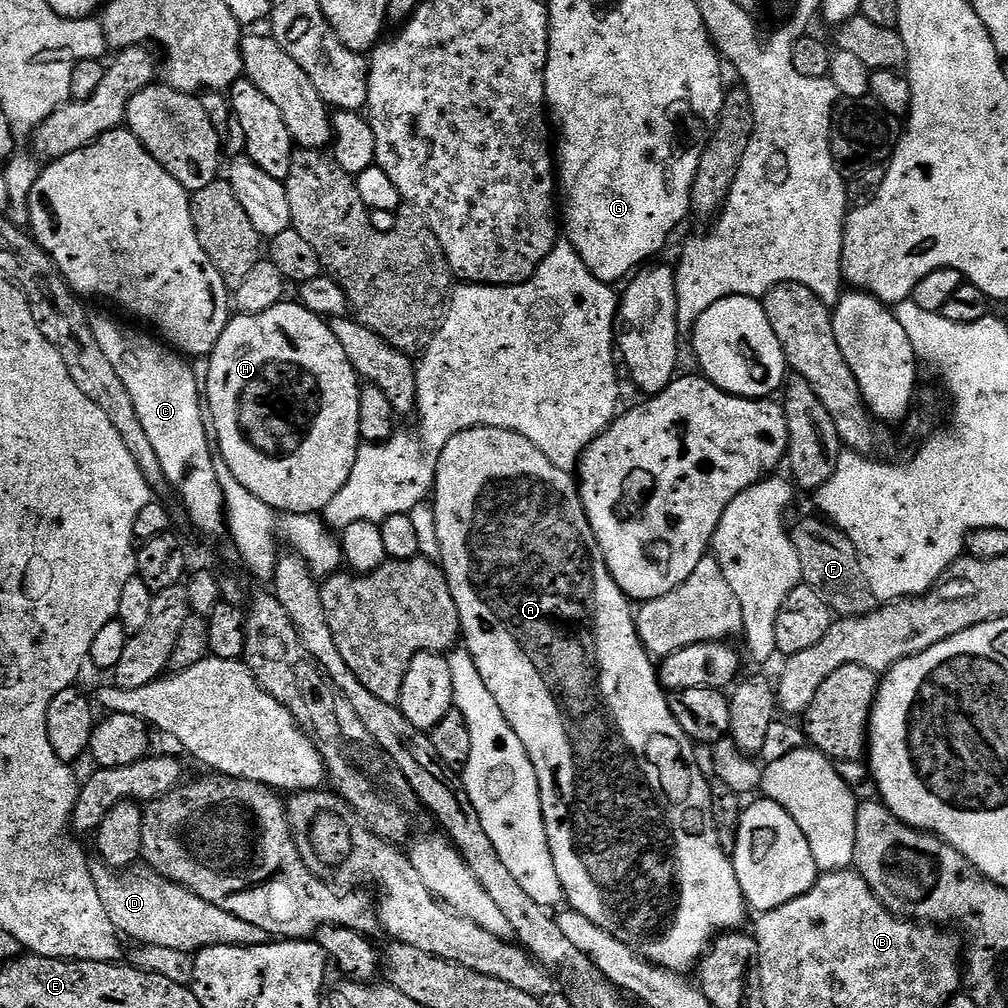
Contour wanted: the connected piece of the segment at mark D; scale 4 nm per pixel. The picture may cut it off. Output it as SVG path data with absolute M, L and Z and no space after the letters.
M99 858L93 859L91 866L102 906L106 906L106 914L110 914L110 922L114 922L121 937L129 936L149 949L166 946L166 950L189 954L210 946L258 946L269 943L269 934L262 930L262 926L254 926L243 918L234 918L234 914L226 914L226 910L218 910L218 906L206 902L206 898L198 898L198 894L175 884L150 867L133 866L117 870Z

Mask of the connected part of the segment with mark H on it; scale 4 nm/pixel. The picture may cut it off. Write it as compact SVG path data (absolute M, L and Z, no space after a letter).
M282 302L262 314L245 316L236 314L231 317L222 330L222 338L212 348L211 356L207 357L208 384L206 380L206 412L210 417L210 428L214 433L214 444L218 449L219 459L228 467L228 476L238 478L254 498L266 502L277 513L294 516L311 516L323 513L324 508L346 486L346 478L350 478L350 470L354 470L354 458L358 454L362 443L358 430L358 398L362 381L357 376L354 366L350 366L350 358L346 358L346 350L342 350L342 342L334 338L331 323L323 316L316 316L306 310L299 302Z

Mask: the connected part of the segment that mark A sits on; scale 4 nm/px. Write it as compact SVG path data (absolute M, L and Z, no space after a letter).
M471 428L454 434L454 438L450 438L450 442L446 442L436 467L435 500L436 505L433 506L432 512L436 515L436 540L440 543L438 560L443 567L444 576L448 580L450 594L454 598L454 606L458 606L462 644L474 658L474 666L478 666L478 674L482 674L482 682L486 682L486 690L490 690L490 694L494 694L494 702L498 702L498 710L502 710L506 722L510 722L510 730L514 730L514 734L518 734L522 746L526 746L526 754L530 754L530 762L534 762L534 770L538 774L538 790L542 802L546 838L550 842L550 852L554 854L554 868L558 870L558 878L562 882L567 907L585 915L596 926L606 930L606 934L613 935L614 938L625 943L630 950L636 952L642 959L646 959L652 964L660 965L681 974L687 973L687 968L695 969L698 961L708 951L717 934L723 934L741 927L740 923L744 920L744 912L746 913L746 901L742 894L742 886L738 886L738 874L732 865L732 857L722 850L718 830L714 826L710 780L704 777L704 772L700 769L699 762L696 761L695 750L697 751L697 749L694 747L694 742L684 733L682 726L678 726L678 722L672 713L672 707L668 705L669 693L660 684L657 665L654 660L652 664L651 658L648 657L649 649L640 641L640 635L636 633L633 605L630 603L628 595L623 592L618 586L618 582L610 574L610 570L604 561L600 542L588 521L588 515L584 509L584 503L580 497L580 490L573 473L558 470L558 466L554 466L554 462L550 462L550 458L546 458L546 454L542 454L542 450L538 450L538 446L534 446L534 442L530 442L530 438L522 438L522 434L514 434L510 430L502 430L501 428Z

